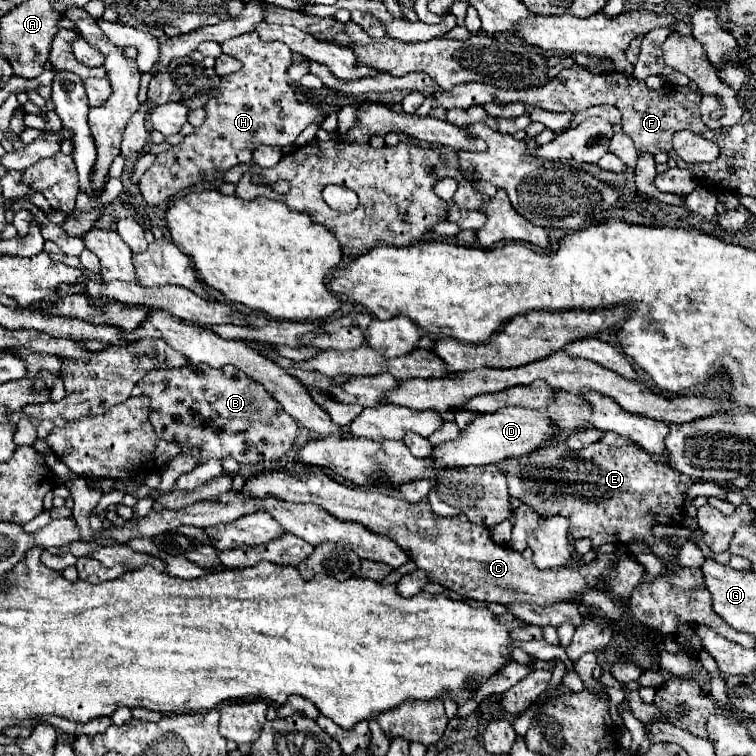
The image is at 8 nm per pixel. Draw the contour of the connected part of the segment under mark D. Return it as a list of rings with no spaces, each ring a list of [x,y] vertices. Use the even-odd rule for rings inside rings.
[[[502,408],[494,414],[480,414],[476,416],[466,430],[460,430],[458,438],[446,440],[434,446],[430,460],[438,464],[438,468],[464,468],[470,464],[486,466],[486,464],[500,464],[508,456],[524,456],[540,448],[544,442],[554,442],[556,436],[552,432],[556,424],[544,418],[540,410],[528,408]]]

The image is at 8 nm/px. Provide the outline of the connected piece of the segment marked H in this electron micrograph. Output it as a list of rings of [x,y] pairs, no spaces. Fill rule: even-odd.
[[[248,32],[226,40],[222,50],[224,54],[238,58],[244,66],[220,80],[218,94],[204,106],[204,124],[194,128],[194,132],[180,144],[158,154],[154,164],[140,178],[140,194],[152,206],[174,198],[178,192],[194,184],[214,182],[232,166],[252,162],[252,152],[262,144],[280,148],[292,146],[310,122],[322,124],[324,120],[324,114],[318,112],[318,108],[296,100],[286,76],[286,70],[292,64],[292,52],[286,44],[262,42],[254,32]]]

